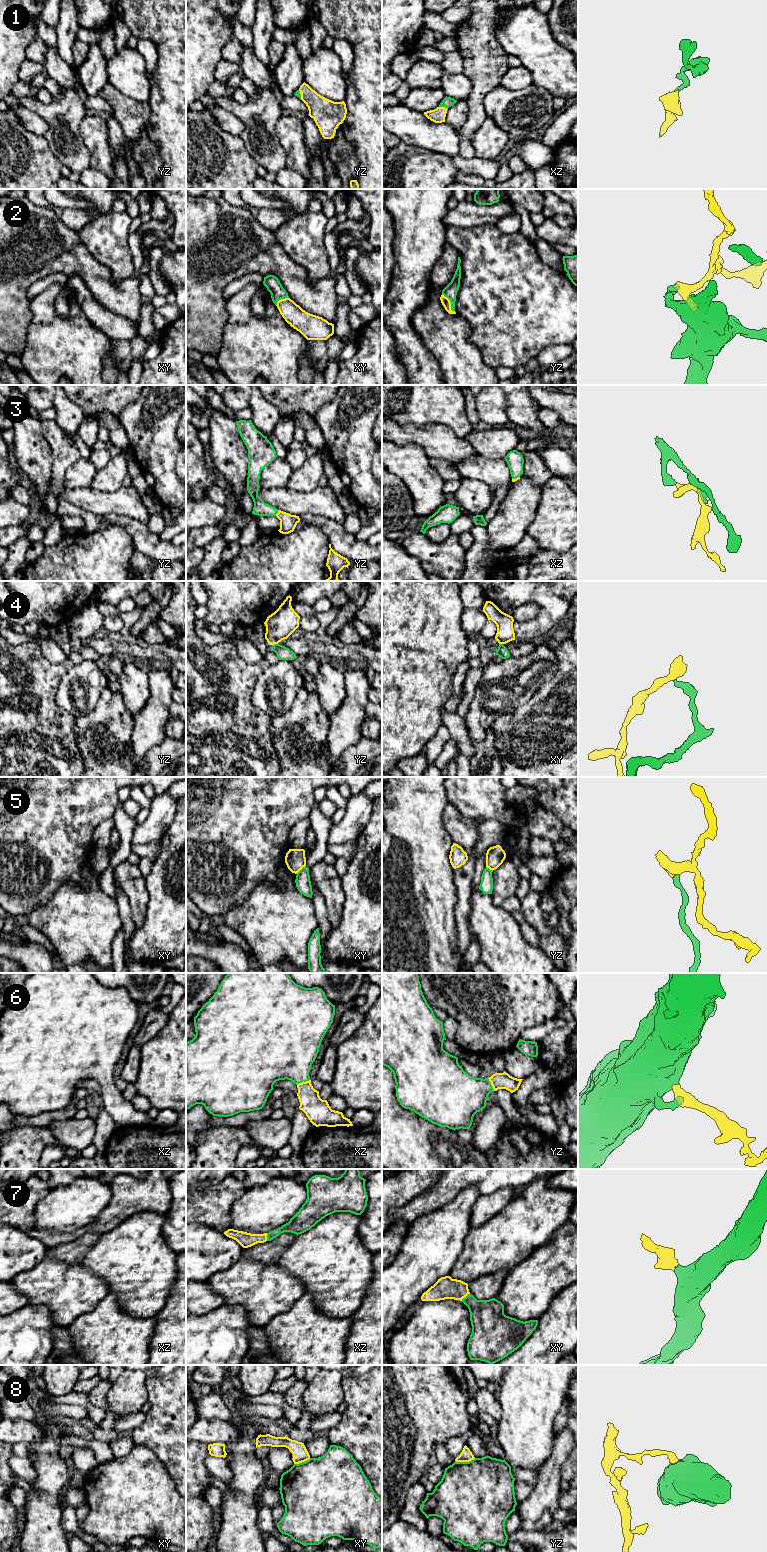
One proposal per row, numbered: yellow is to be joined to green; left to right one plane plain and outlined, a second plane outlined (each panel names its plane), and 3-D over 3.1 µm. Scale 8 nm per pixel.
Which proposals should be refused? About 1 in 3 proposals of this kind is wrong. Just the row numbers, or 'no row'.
4, 5, 8

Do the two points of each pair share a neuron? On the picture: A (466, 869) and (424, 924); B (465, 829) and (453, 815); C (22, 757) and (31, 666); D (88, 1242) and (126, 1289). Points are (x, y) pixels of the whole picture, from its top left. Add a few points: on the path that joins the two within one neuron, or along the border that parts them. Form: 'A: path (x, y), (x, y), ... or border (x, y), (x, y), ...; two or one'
A: border (453, 869), (456, 888), (454, 908); two
B: path (462, 826), (454, 818); one
C: path (22, 734), (22, 689); one
D: border (101, 1236), (80, 1262); two

